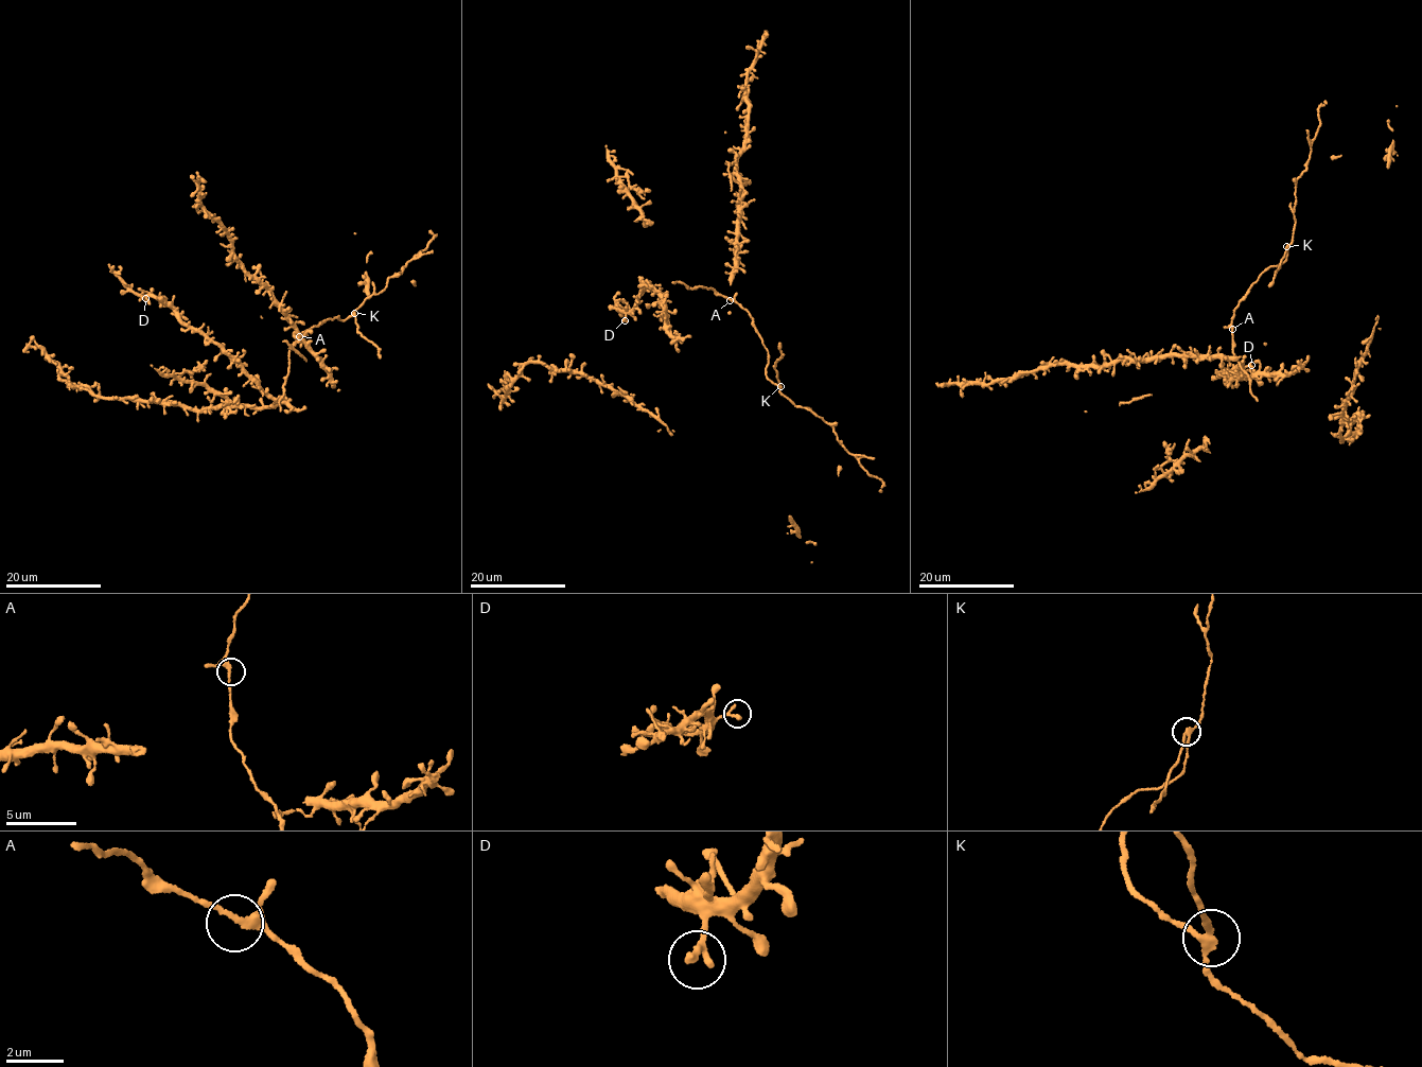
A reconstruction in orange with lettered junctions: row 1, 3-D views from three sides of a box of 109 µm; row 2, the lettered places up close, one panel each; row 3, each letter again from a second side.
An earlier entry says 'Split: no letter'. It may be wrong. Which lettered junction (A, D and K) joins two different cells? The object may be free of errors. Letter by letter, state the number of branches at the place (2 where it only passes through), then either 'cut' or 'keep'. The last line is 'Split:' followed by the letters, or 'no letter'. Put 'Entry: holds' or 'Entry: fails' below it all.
A: 3 | keep
D: 2 | keep
K: 3 | cut
Split: K
Entry: fails

